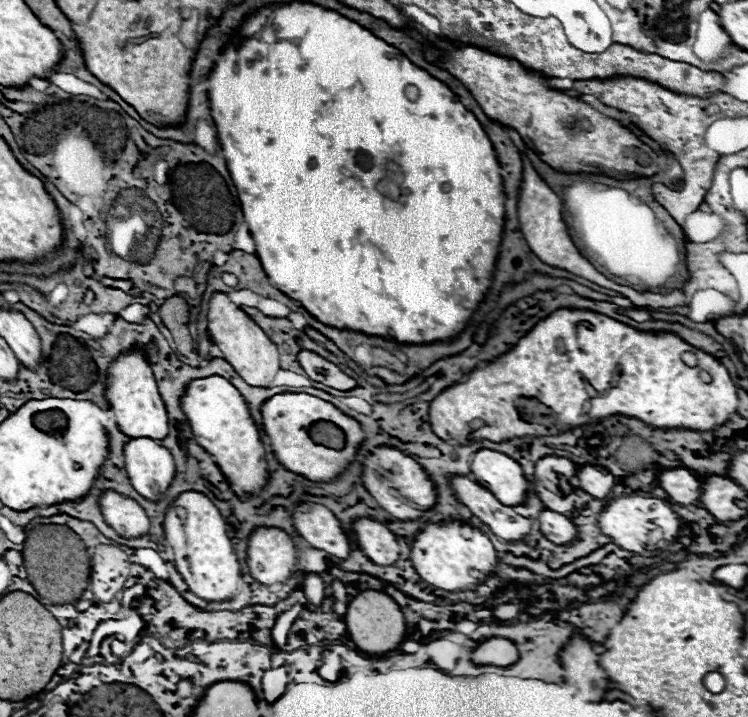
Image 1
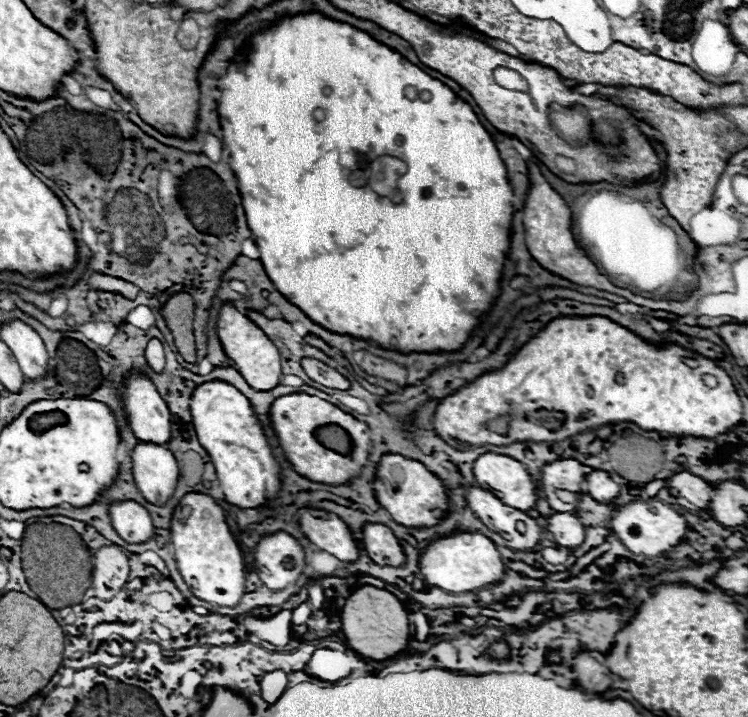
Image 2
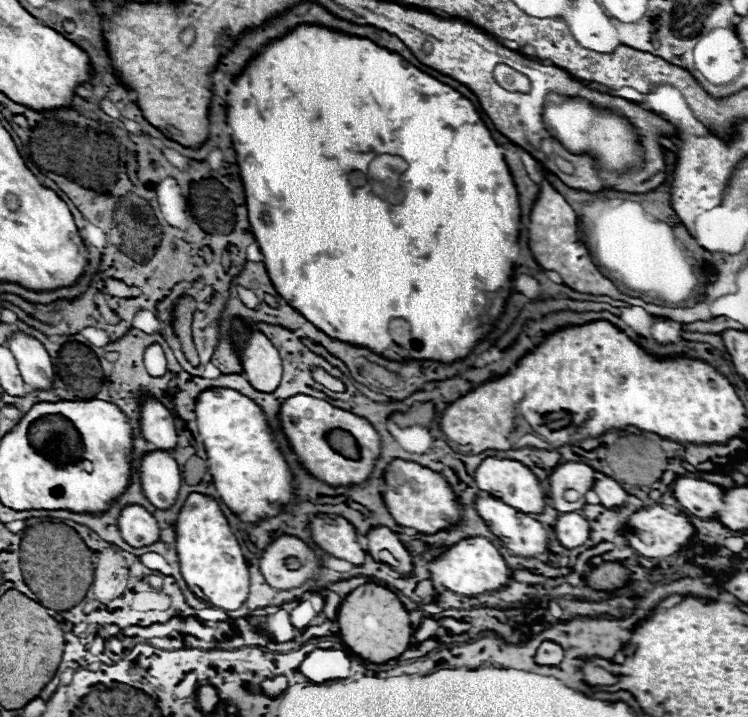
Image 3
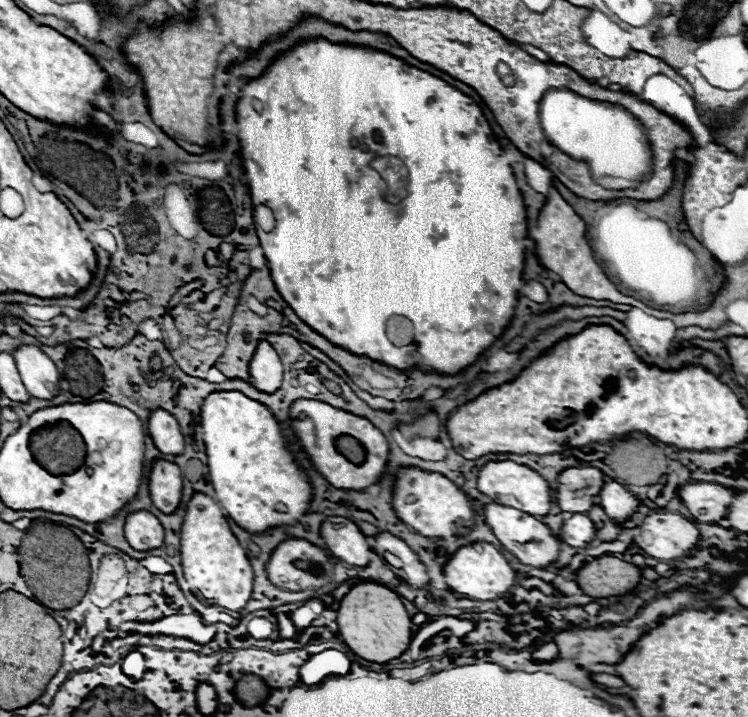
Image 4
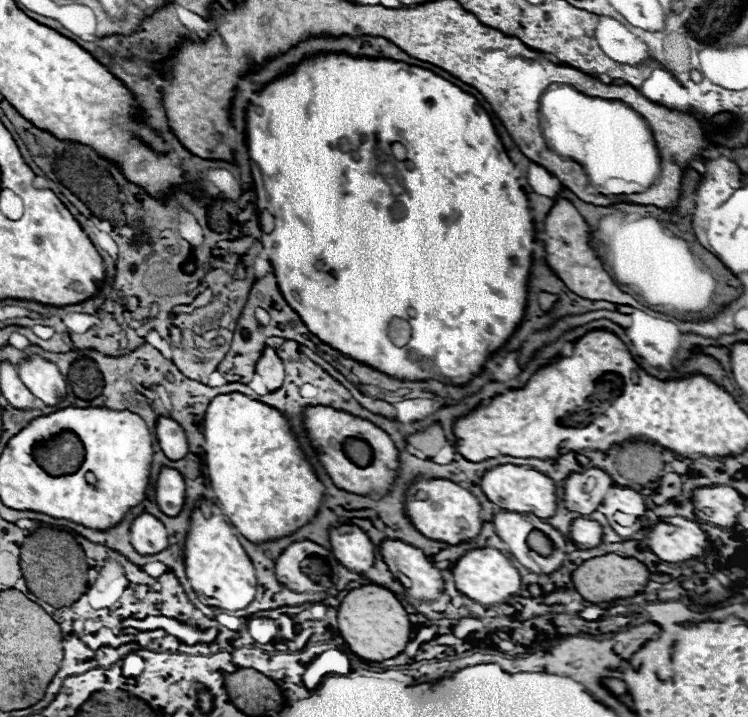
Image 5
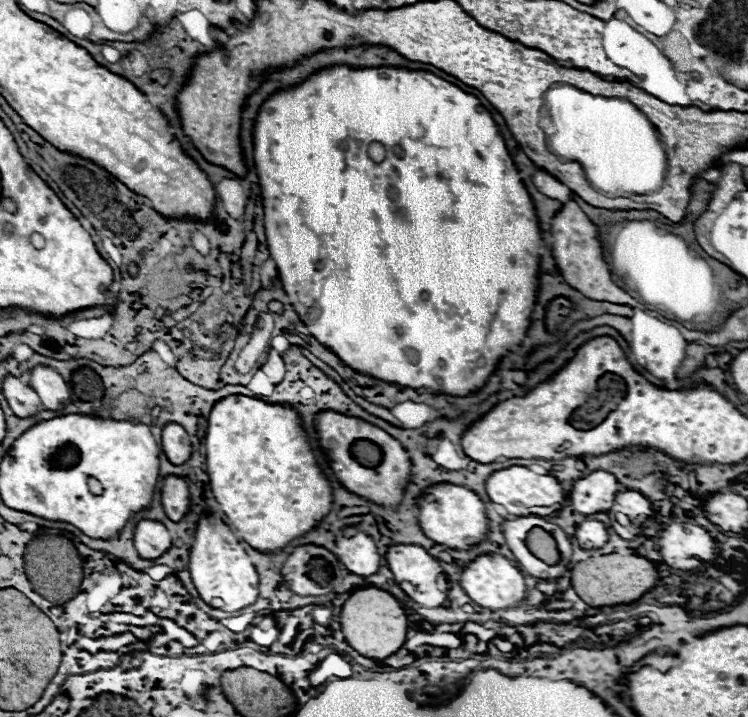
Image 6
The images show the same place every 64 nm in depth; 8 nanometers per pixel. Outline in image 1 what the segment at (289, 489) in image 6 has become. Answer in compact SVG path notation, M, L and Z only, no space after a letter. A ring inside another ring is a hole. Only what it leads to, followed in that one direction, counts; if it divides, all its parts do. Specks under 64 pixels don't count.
M212 376L190 382L186 396L182 398L182 406L196 442L214 456L216 466L222 470L234 494L242 500L258 496L258 490L268 484L268 462L260 430L250 416L244 396L228 380Z

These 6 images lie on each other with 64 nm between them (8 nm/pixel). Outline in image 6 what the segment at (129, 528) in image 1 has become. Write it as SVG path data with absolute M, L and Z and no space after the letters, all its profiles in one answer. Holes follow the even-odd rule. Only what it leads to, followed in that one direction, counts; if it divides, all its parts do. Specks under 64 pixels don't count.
M140 520L134 532L134 548L144 560L156 560L172 546L168 530L154 520Z

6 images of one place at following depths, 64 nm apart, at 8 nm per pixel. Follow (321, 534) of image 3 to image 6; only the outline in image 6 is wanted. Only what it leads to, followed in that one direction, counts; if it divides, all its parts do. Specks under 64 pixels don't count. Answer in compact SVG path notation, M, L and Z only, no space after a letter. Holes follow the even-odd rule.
M356 528L336 536L336 556L352 574L364 578L376 574L382 562L374 540Z

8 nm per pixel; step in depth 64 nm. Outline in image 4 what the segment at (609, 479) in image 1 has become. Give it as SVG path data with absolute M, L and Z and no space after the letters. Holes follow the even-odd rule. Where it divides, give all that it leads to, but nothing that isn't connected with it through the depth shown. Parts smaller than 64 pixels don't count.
M612 480L604 484L598 506L608 514L608 518L612 518L614 522L622 522L636 514L638 504L640 504L640 498L636 494L632 494L628 488Z

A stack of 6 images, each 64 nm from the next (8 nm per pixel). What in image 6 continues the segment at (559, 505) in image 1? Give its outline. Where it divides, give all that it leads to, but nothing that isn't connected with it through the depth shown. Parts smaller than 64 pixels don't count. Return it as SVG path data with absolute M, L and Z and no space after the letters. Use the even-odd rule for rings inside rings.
M596 470L588 478L580 478L580 482L576 482L570 494L570 502L580 514L608 512L612 508L614 496L622 488L624 486L610 472Z

